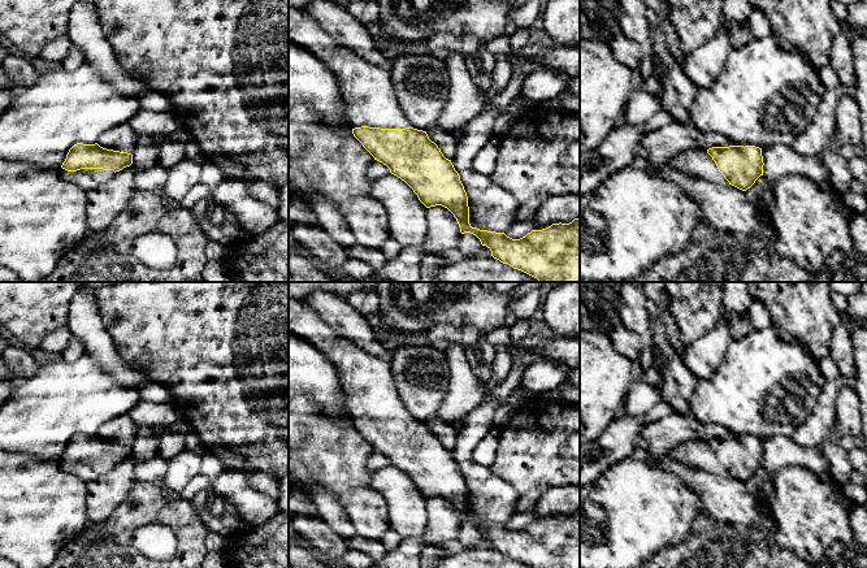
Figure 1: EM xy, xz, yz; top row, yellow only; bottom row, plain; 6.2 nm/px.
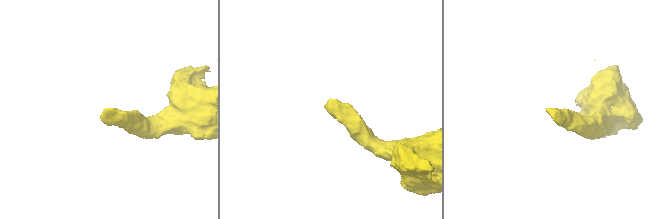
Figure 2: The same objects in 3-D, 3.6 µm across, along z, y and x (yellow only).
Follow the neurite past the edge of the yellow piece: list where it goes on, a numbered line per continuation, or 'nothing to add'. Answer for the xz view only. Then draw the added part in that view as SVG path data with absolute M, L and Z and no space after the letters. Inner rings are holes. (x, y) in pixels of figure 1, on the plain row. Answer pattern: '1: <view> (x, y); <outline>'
1: xz (369, 389); M289 299L289 331L309 342L335 365L351 420L409 419L390 364L341 337L309 305Z

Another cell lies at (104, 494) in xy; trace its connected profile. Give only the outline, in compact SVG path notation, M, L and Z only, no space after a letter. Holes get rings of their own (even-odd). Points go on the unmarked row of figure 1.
M130 458L116 463L104 476L87 484L86 510L88 523L100 523L127 498L135 484L135 467L138 459Z

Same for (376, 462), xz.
M374 451L368 459L368 468L373 472L381 471L387 465L390 465L390 460L377 451Z

